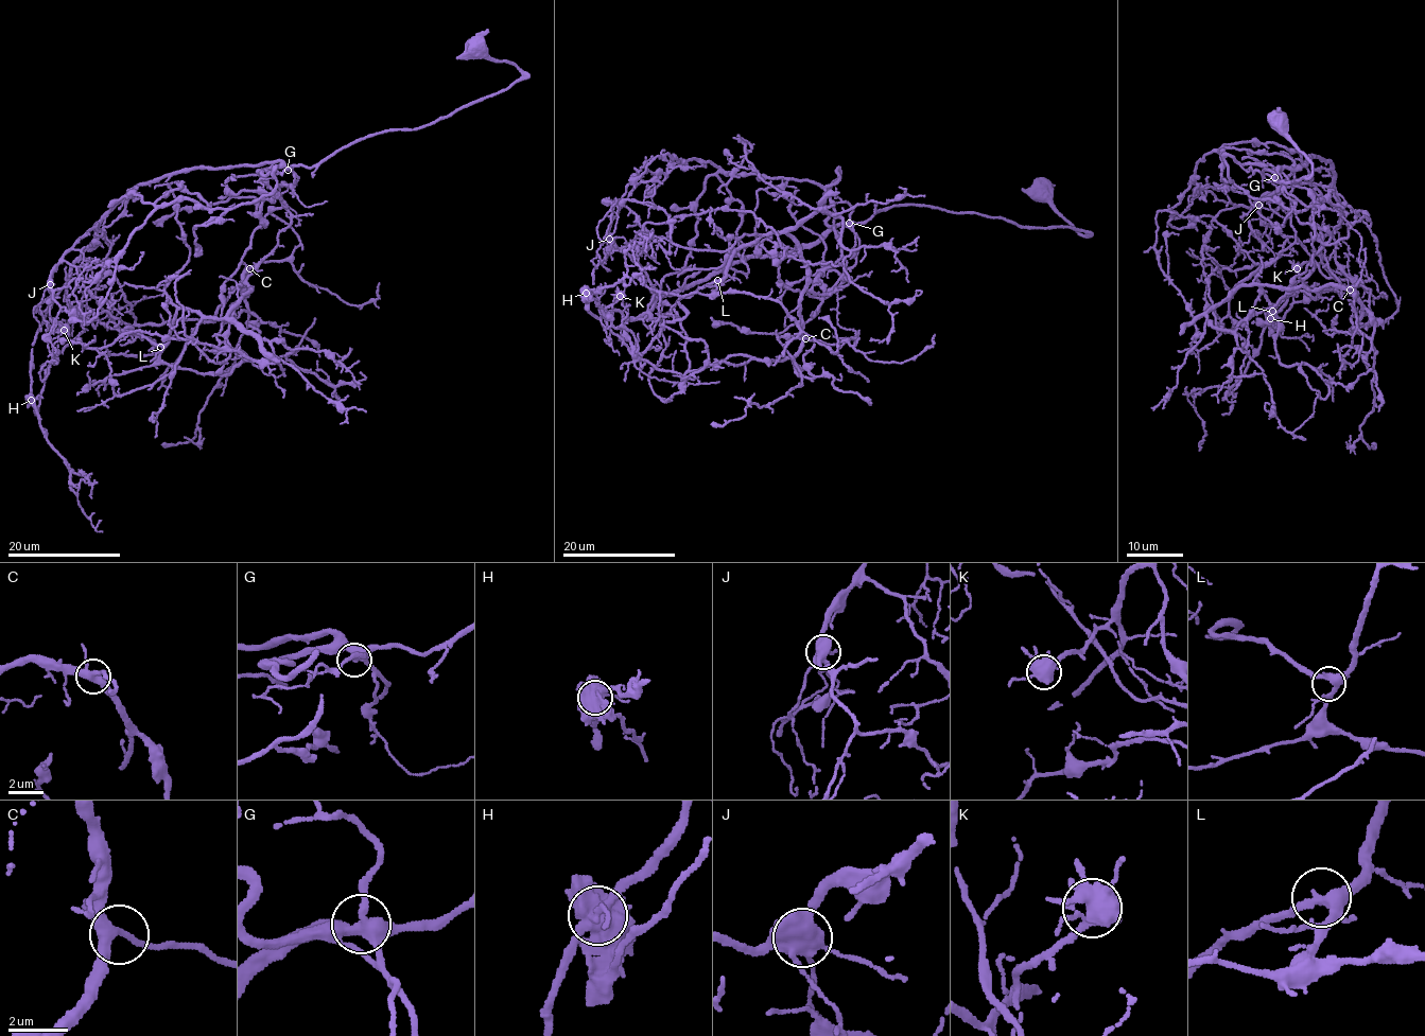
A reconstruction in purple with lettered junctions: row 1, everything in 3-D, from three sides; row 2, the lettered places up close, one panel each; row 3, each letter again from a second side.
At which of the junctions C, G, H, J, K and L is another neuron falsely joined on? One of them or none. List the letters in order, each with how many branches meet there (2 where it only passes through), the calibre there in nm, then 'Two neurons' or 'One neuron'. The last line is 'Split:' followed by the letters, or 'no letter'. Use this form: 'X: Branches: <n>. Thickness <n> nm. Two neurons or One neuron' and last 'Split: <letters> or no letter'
C: Branches: 4. Thickness 360 nm. One neuron
G: Branches: 4. Thickness 380 nm. One neuron
H: Branches: 7. Thickness 700 nm. Two neurons
J: Branches: 6. Thickness 550 nm. One neuron
K: Branches: 6. Thickness 550 nm. One neuron
L: Branches: 4. Thickness 360 nm. One neuron
Split: H

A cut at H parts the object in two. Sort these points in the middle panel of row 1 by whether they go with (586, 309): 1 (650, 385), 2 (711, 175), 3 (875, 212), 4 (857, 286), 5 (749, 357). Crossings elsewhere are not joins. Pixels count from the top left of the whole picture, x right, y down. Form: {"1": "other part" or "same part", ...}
{"1": "other part", "2": "same part", "3": "same part", "4": "other part", "5": "other part"}

